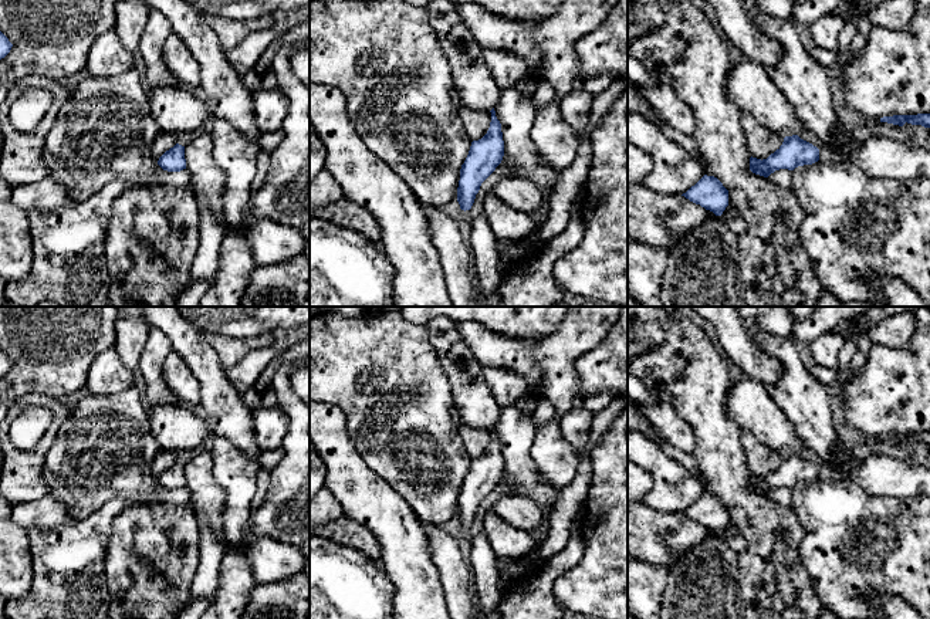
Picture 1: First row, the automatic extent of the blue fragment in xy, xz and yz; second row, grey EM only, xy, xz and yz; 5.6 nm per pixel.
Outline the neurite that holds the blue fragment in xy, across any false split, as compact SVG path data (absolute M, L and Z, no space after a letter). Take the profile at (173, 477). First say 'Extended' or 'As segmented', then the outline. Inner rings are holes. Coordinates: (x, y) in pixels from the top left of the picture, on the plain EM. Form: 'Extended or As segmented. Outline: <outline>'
As segmented. Outline: M176 461L159 476L158 483L168 490L186 487L185 464Z

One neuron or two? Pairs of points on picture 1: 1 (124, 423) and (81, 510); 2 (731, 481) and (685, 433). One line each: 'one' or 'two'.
1: one
2: two

